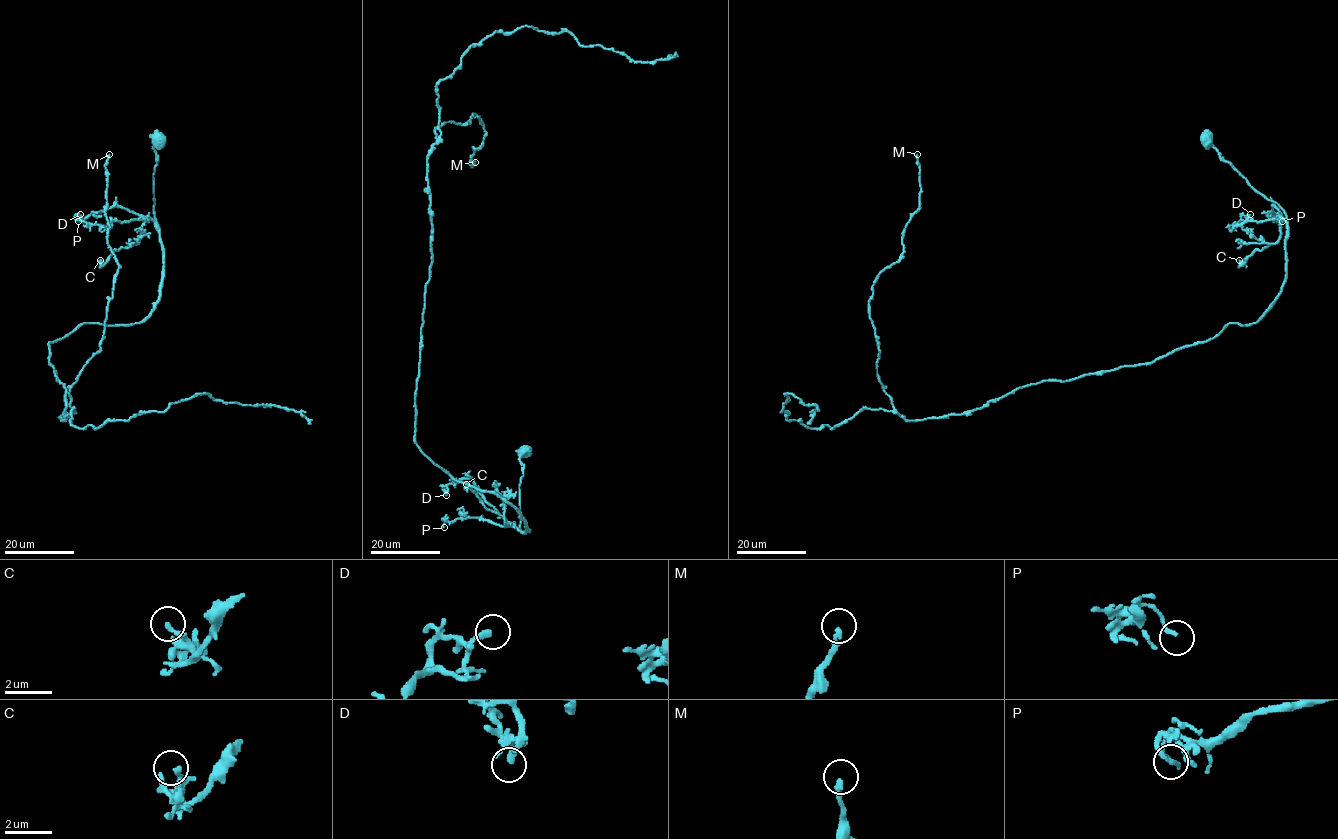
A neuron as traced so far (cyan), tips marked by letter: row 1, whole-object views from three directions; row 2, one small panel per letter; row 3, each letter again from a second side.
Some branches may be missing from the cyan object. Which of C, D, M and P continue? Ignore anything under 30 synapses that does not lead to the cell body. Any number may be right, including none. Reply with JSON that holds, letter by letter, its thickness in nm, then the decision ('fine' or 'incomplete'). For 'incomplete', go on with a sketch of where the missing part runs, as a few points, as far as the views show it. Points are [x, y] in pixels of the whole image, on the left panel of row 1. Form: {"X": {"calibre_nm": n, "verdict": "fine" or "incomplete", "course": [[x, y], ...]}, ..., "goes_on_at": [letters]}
{"C": {"calibre_nm": 170, "verdict": "fine"}, "D": {"calibre_nm": 280, "verdict": "fine"}, "M": {"calibre_nm": 200, "verdict": "incomplete", "course": [[109, 154], [114, 105], [108, 97]]}, "P": {"calibre_nm": 160, "verdict": "fine"}, "goes_on_at": ["M"]}

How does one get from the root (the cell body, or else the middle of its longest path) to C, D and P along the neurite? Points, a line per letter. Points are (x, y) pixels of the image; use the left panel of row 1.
C: (157, 138), (155, 218), (142, 226), (138, 243), (115, 250), (102, 265), (100, 260)
D: (157, 138), (154, 146), (157, 157), (153, 175), (154, 219), (113, 220), (104, 226), (81, 221), (80, 214)
P: (157, 138), (155, 218), (114, 206), (78, 217), (78, 221)

